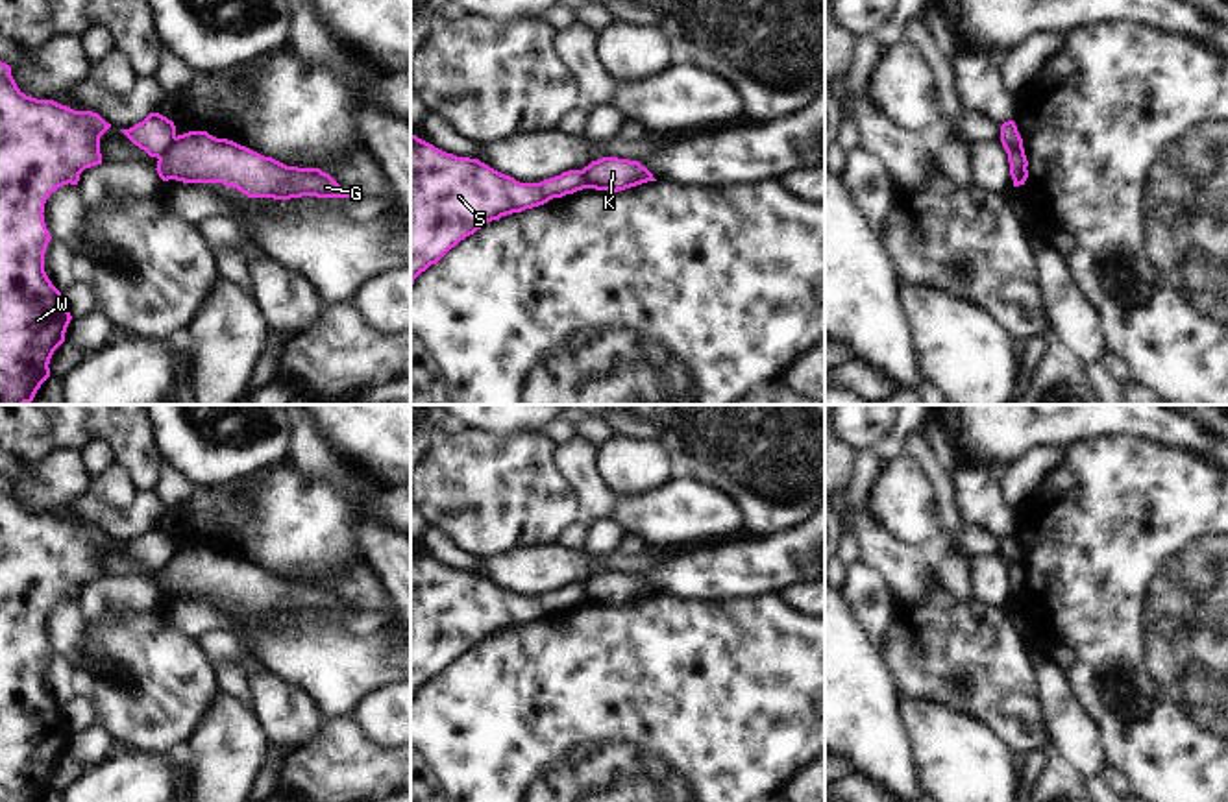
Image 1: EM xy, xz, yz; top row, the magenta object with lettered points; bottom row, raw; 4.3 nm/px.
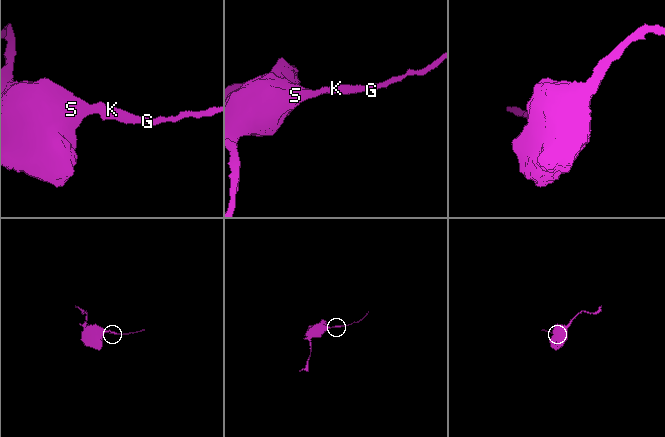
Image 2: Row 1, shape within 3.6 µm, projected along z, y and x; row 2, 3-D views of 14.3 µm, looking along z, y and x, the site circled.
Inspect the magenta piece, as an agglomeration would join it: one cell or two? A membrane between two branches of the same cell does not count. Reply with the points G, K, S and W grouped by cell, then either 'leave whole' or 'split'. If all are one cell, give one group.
G K / S W; split

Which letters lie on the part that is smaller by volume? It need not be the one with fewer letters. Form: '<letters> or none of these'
G, K.

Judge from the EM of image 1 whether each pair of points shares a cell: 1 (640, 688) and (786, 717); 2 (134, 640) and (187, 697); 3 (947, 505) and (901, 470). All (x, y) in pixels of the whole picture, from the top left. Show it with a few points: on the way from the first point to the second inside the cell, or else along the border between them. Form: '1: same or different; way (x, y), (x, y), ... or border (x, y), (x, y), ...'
1: same; way (677, 706), (749, 706)
2: same; way (145, 655), (172, 682)
3: different; border (912, 459), (933, 488), (938, 520), (944, 529)

